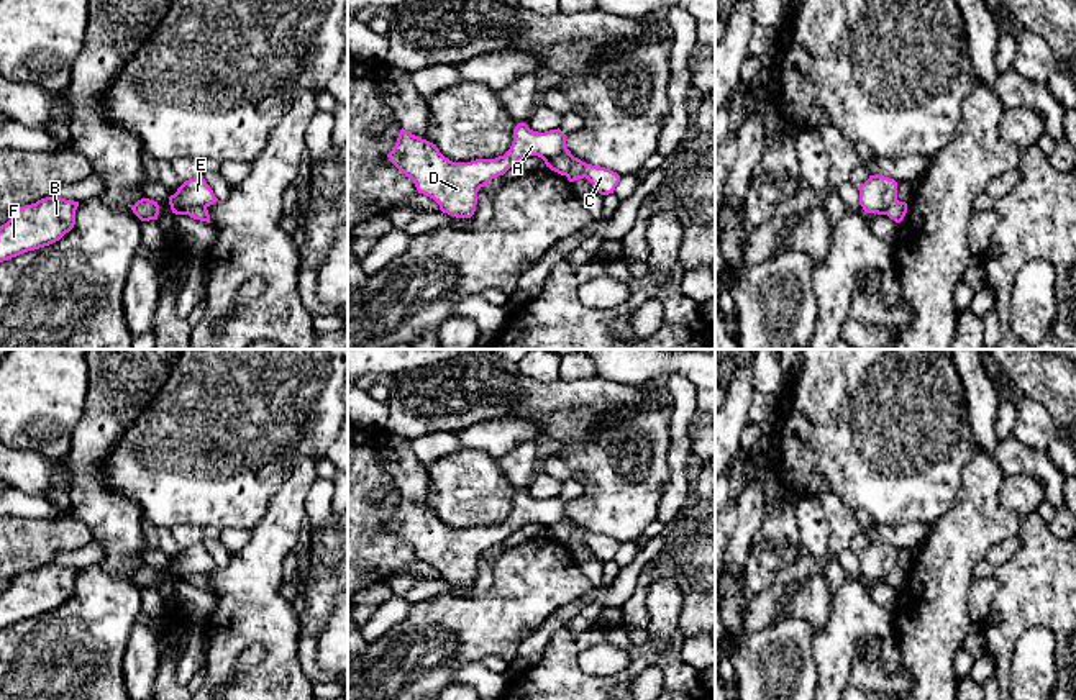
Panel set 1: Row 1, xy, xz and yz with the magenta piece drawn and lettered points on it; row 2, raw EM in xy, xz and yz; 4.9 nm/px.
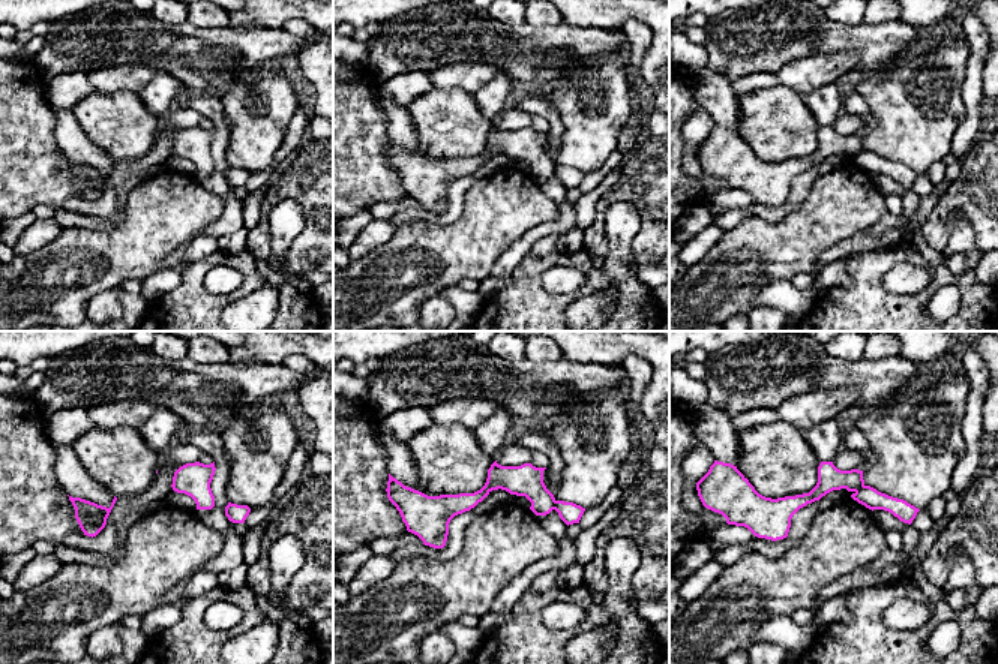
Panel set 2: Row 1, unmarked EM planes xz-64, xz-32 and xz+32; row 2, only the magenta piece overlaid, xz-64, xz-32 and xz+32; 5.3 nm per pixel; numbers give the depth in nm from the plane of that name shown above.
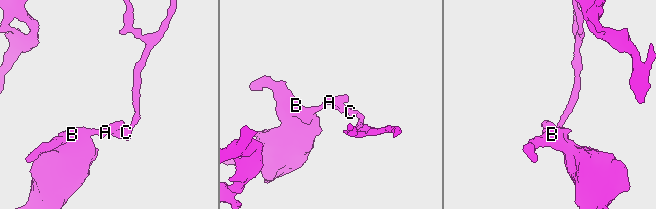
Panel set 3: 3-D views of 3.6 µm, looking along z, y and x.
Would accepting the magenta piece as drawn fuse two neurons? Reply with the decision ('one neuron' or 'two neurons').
two neurons

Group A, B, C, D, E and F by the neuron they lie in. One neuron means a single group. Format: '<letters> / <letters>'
A B D E F / C

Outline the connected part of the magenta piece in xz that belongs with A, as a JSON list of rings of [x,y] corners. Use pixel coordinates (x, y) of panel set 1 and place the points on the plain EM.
[[[527,490],[515,493],[510,516],[495,526],[453,530],[433,510],[404,495],[387,521],[389,528],[413,548],[418,561],[433,566],[443,580],[456,585],[471,585],[476,579],[479,556],[504,543],[527,523],[538,523],[546,530],[572,521],[559,495],[538,500]]]

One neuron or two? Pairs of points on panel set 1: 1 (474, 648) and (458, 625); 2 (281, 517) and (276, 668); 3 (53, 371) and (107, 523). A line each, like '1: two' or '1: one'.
1: one
2: one
3: two

